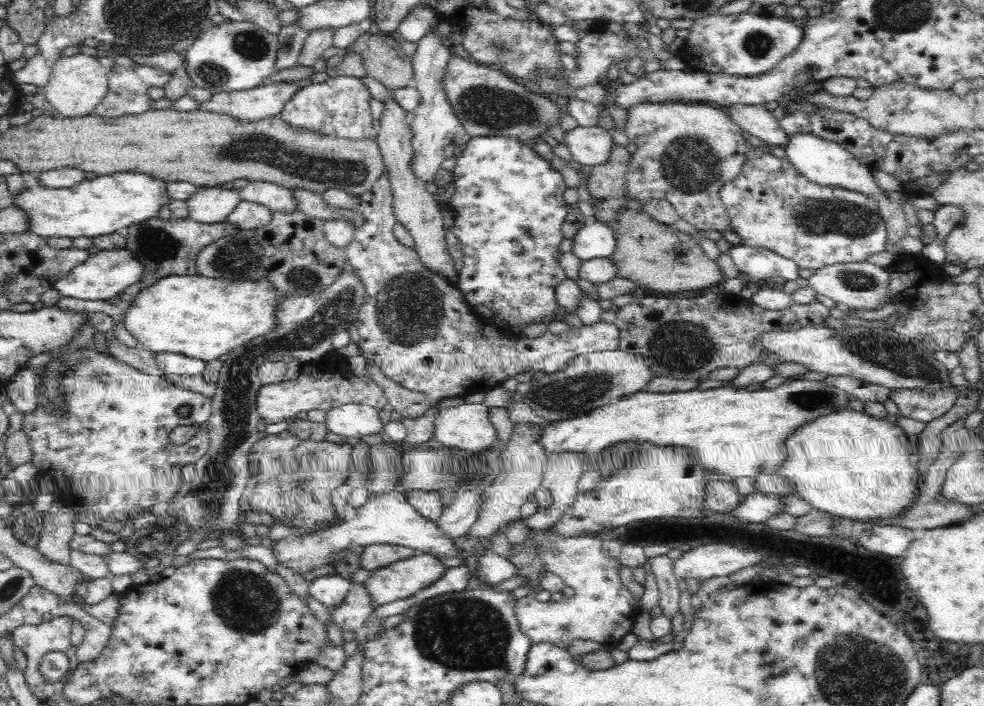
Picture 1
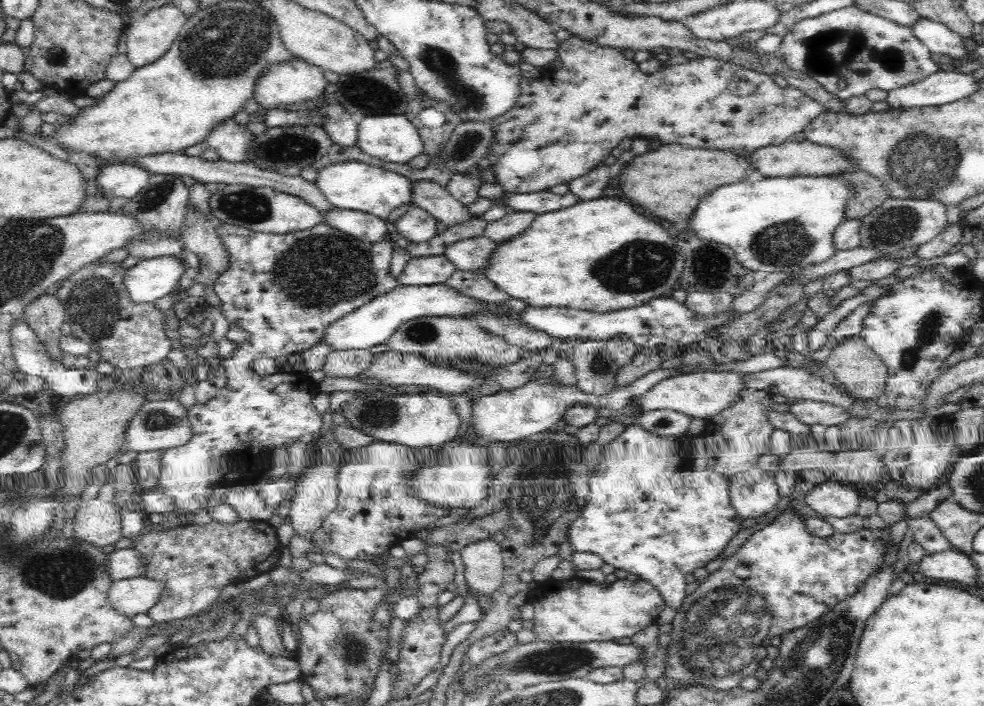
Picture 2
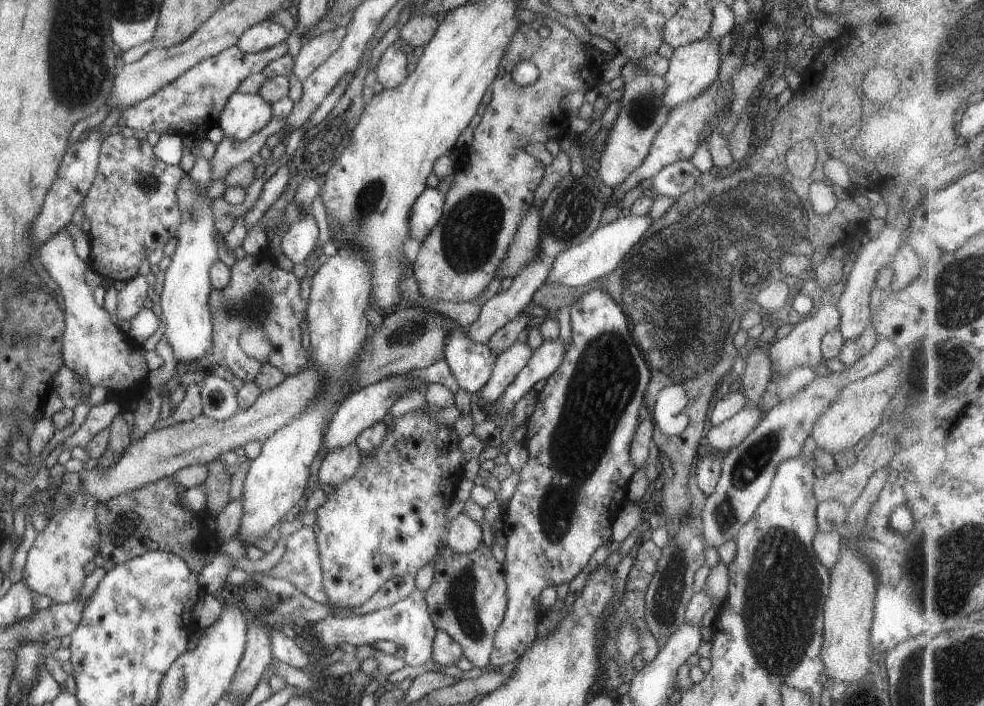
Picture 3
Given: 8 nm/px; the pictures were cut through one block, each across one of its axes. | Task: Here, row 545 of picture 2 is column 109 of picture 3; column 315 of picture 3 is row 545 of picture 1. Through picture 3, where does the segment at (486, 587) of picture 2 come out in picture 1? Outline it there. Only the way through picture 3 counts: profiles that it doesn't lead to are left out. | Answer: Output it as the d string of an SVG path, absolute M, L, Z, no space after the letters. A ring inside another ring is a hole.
M371 544L370 546L365 546L360 554L360 568L374 571L396 561L407 559L416 553L413 548L400 545Z

